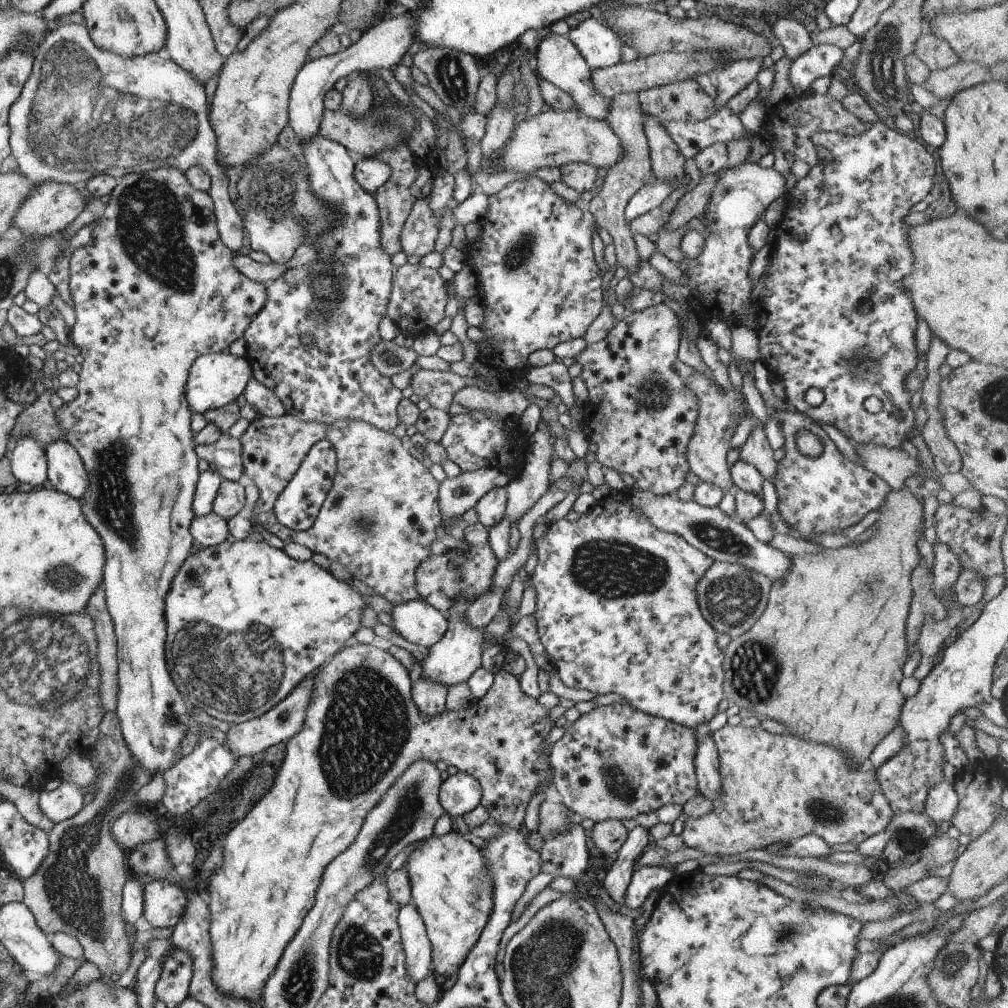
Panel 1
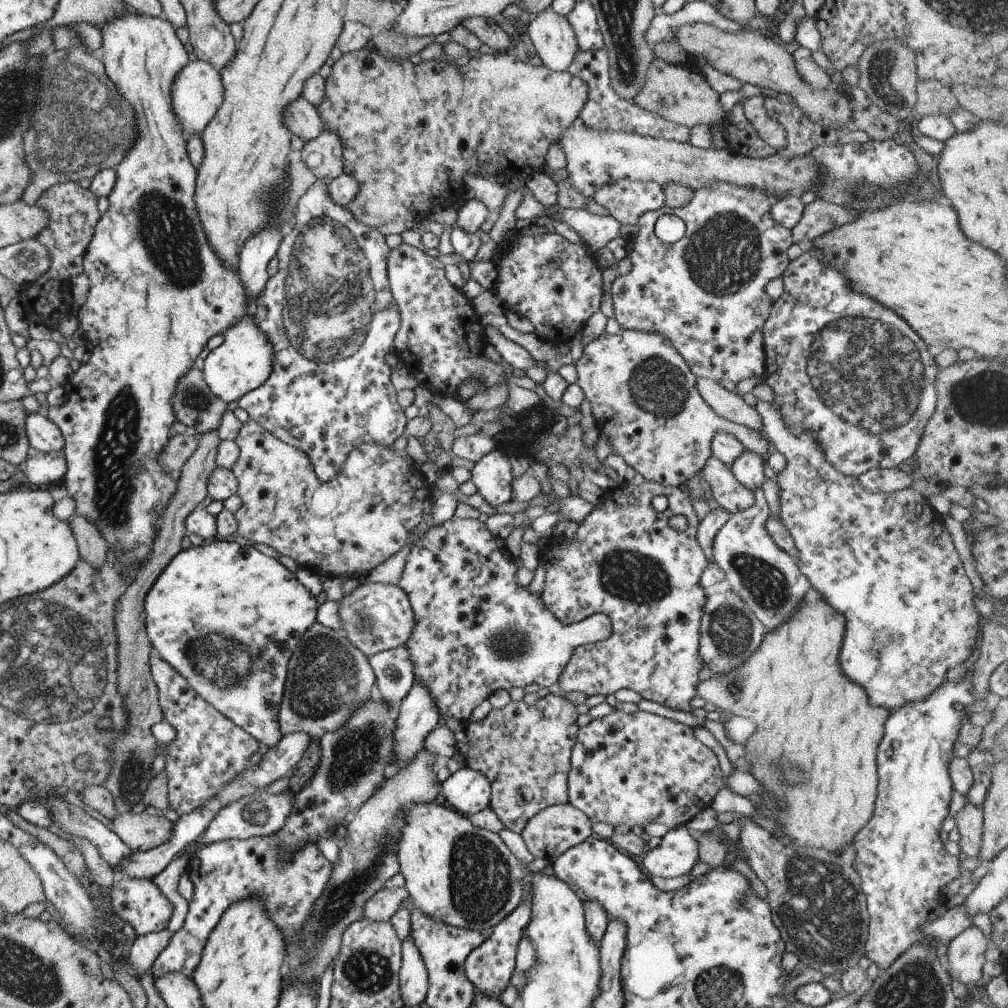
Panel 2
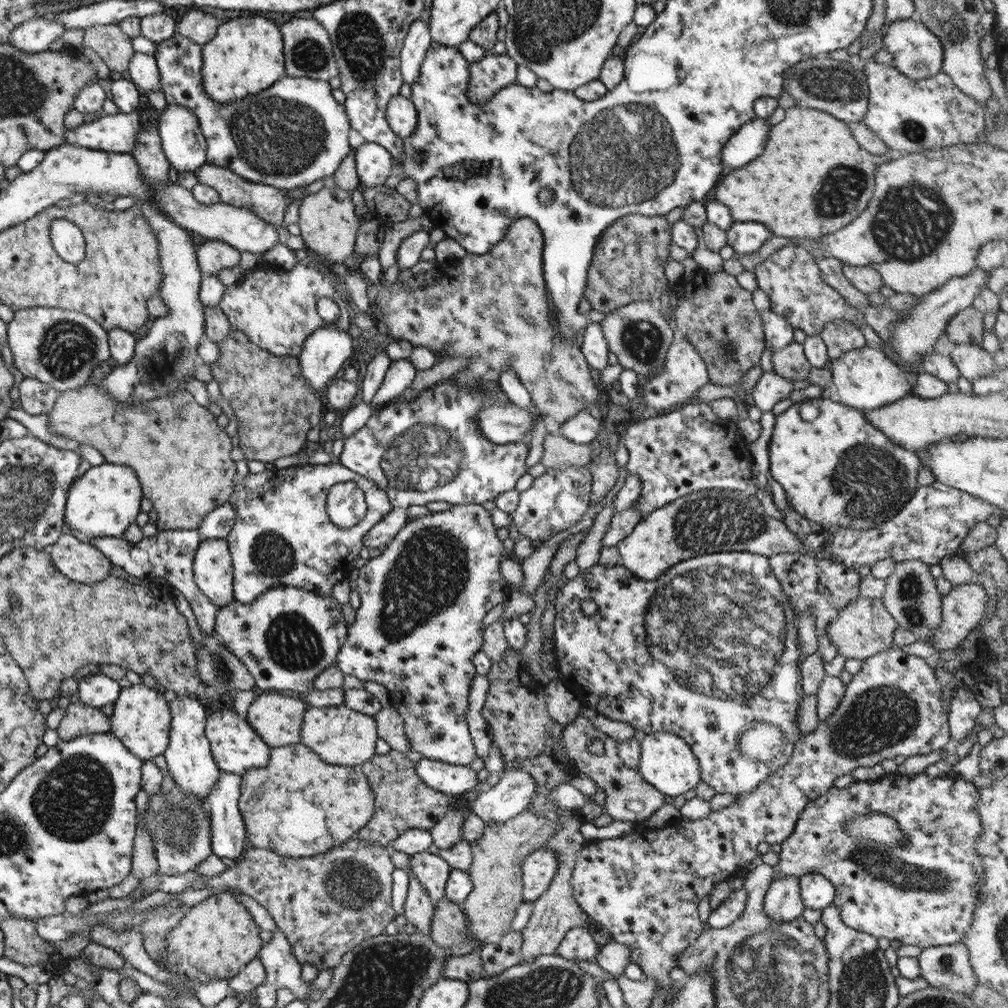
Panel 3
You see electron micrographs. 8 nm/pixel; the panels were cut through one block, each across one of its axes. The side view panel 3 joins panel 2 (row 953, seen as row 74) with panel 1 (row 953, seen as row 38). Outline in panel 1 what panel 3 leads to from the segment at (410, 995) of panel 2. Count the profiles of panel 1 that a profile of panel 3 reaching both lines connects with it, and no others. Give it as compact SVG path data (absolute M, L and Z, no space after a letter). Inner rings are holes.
M411 902L398 911L398 928L405 954L407 978L417 983L432 971L430 943L426 936L423 920Z

